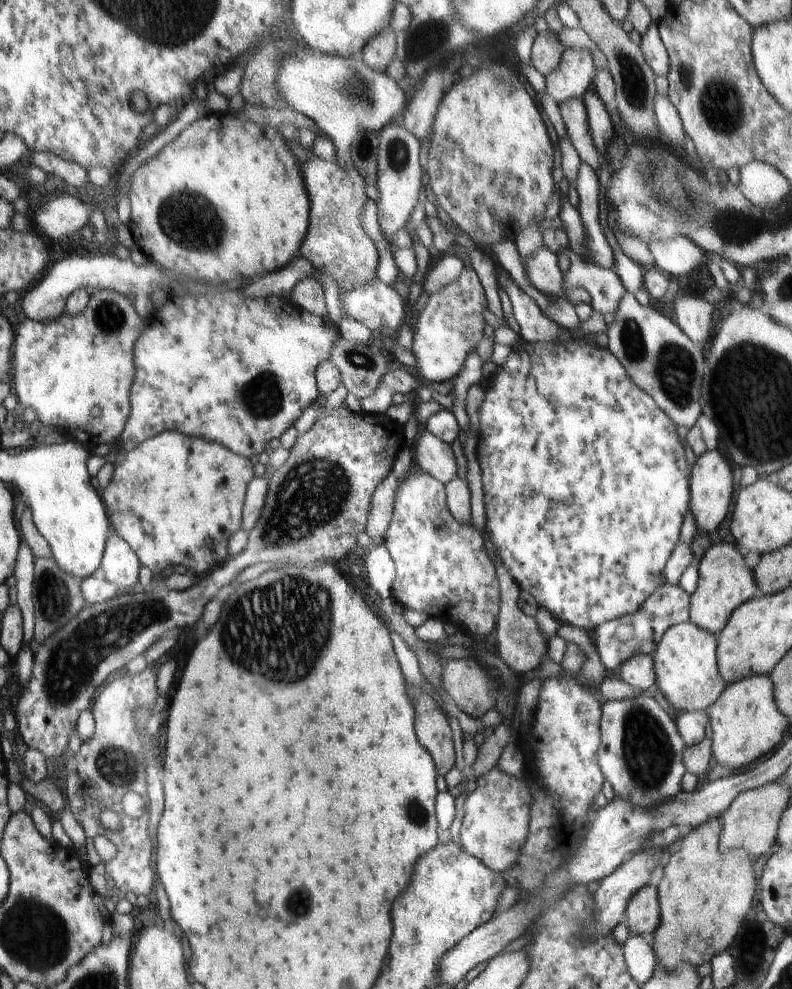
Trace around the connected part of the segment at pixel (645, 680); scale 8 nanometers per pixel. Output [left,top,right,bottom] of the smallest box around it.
[616,653,655,691]

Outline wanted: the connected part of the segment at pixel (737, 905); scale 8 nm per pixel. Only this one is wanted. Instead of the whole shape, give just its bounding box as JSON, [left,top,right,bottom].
[653,819,756,973]

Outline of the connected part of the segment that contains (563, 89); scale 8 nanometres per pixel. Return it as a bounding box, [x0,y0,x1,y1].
[545,50,596,100]

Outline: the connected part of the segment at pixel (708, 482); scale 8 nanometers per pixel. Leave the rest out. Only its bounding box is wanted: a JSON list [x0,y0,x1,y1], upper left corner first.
[689,450,734,532]

